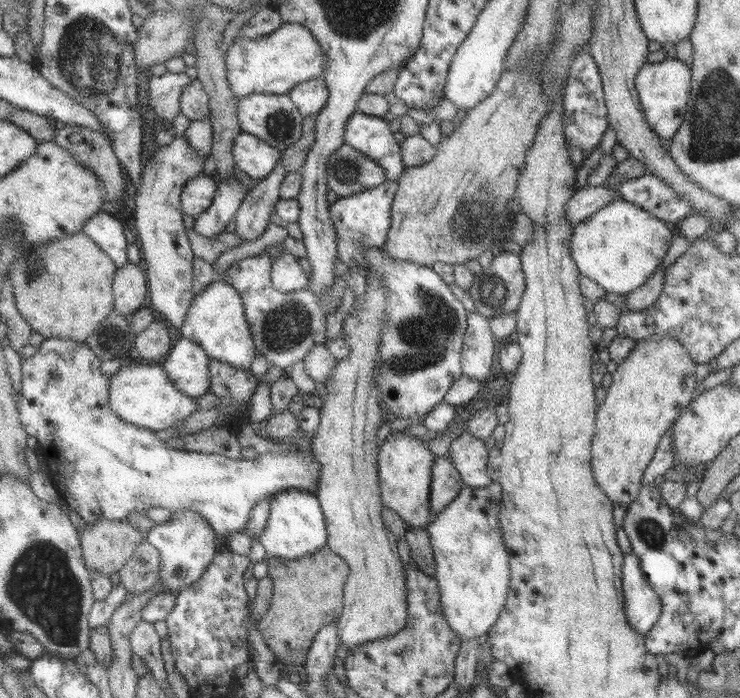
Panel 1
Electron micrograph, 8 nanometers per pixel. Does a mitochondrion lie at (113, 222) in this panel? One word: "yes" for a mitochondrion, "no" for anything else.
no

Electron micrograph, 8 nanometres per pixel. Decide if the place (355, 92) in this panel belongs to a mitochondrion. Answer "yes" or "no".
no

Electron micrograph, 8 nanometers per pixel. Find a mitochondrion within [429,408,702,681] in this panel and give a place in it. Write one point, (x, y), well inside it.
(652, 535)

